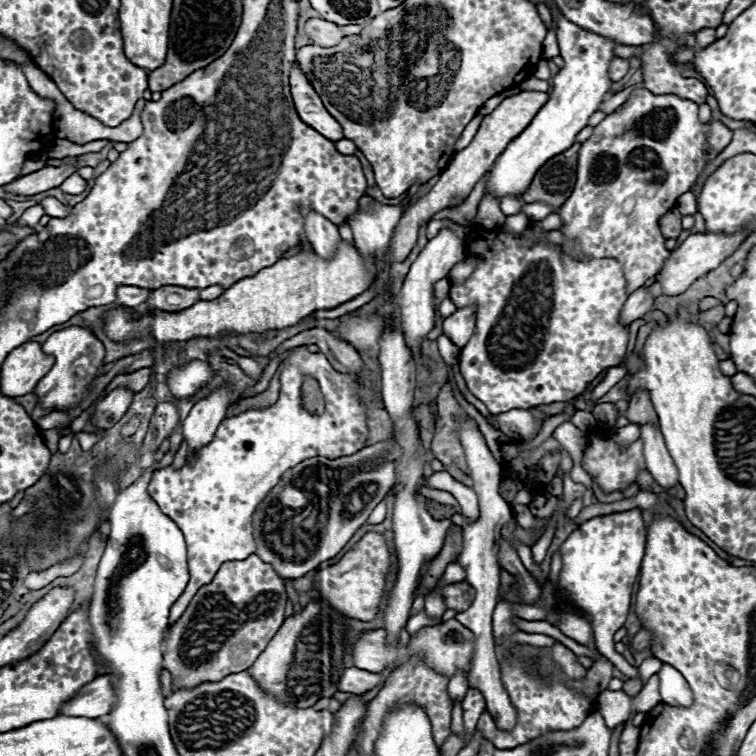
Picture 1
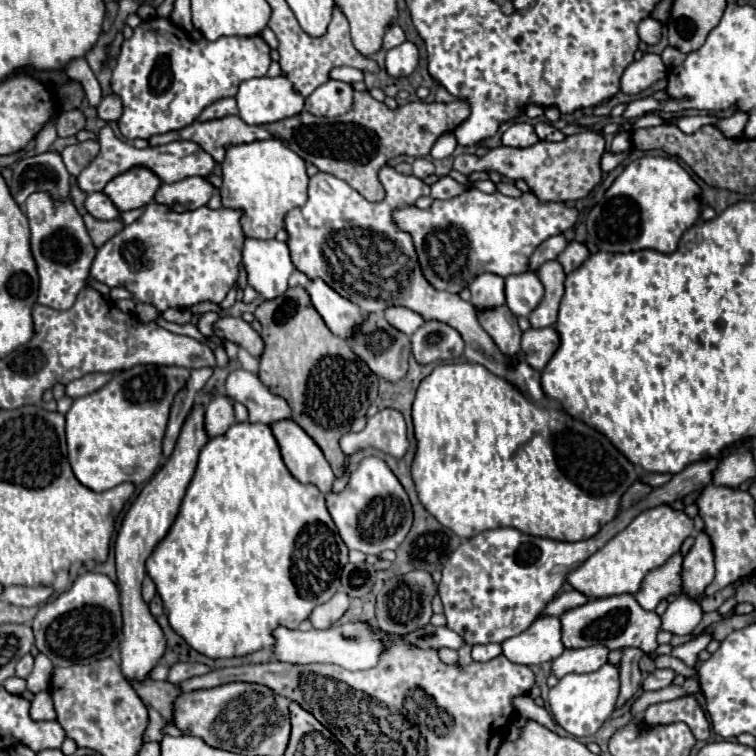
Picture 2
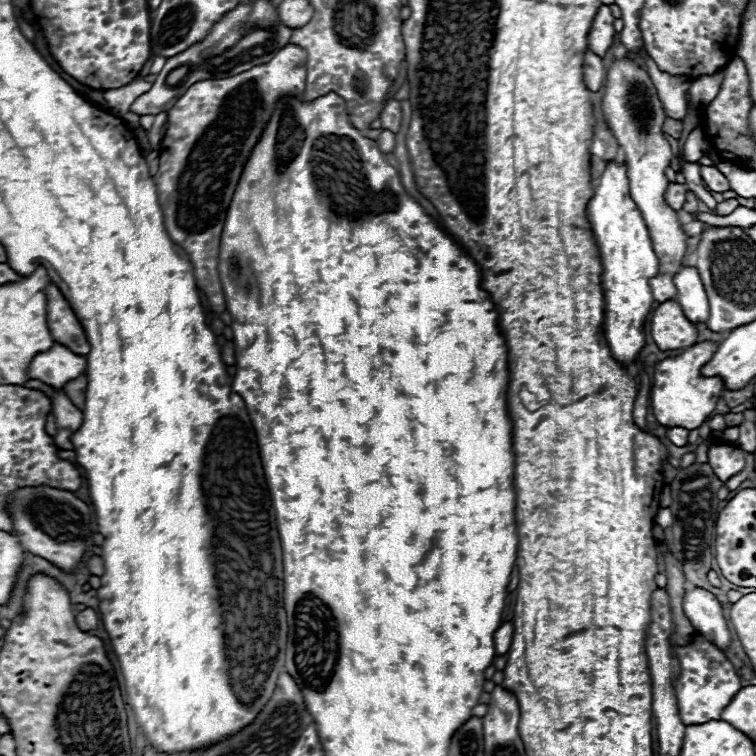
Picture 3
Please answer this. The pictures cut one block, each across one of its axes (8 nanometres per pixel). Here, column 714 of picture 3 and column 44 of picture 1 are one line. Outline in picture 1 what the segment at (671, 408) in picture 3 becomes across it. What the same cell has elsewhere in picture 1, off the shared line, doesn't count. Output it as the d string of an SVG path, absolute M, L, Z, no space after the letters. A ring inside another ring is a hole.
M70 326L64 330L54 332L46 342L44 342L44 352L52 354L56 358L52 370L38 382L36 386L36 396L38 404L44 408L74 408L78 402L86 398L86 386L100 374L98 370L102 368L102 358L104 358L104 346L102 342L94 336L90 328L80 328L80 326ZM76 368L84 368L86 376L78 378Z

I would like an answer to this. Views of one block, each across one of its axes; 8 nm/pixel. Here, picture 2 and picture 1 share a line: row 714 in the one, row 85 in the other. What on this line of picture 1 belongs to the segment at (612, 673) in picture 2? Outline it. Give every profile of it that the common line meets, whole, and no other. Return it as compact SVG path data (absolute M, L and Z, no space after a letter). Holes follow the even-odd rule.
M562 14L558 16L556 38L560 44L560 56L566 64L552 80L550 100L540 108L530 126L522 134L518 134L496 158L484 192L492 194L496 200L502 200L506 196L522 196L540 166L544 166L550 158L562 154L562 150L568 150L574 144L576 134L588 124L588 118L598 110L604 94L612 84L612 80L608 78L608 62L614 56L612 40L574 26Z

